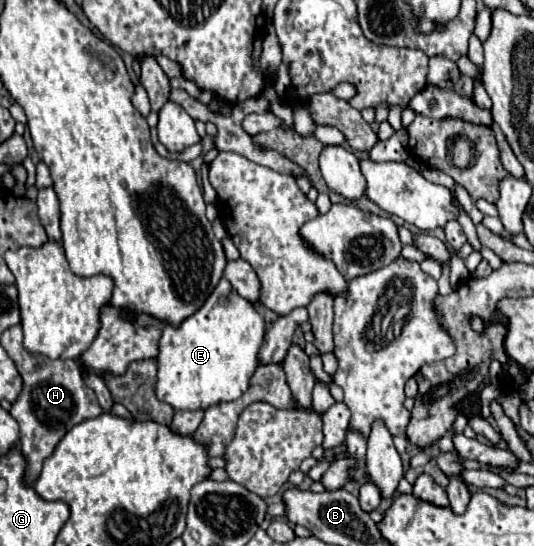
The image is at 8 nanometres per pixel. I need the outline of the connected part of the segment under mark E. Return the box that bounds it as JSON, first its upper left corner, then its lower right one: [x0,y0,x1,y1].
[155,279,265,411]

